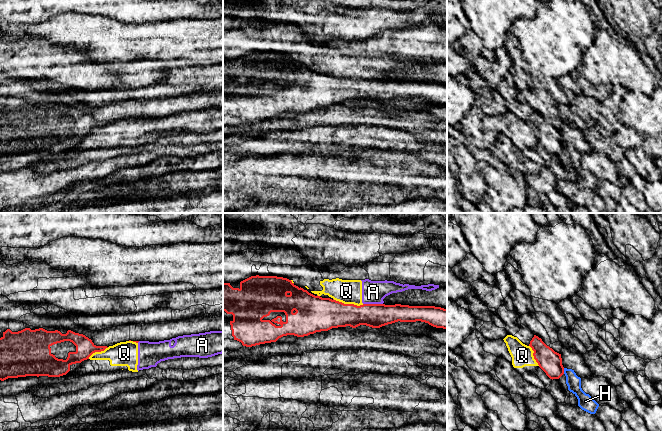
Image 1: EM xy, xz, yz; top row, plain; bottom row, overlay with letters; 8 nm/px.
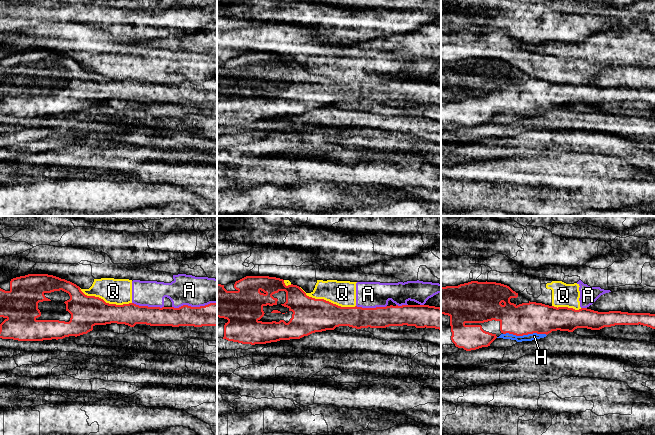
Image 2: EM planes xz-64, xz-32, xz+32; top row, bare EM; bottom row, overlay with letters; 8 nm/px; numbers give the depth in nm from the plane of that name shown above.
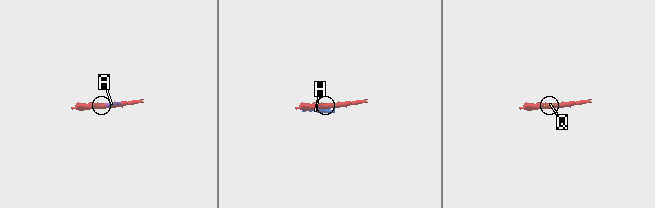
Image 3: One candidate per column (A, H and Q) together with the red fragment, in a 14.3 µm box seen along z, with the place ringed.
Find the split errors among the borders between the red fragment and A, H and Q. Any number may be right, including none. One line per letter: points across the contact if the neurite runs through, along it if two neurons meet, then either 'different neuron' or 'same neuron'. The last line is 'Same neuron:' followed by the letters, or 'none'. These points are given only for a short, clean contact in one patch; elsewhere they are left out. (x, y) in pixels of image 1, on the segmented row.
A: different neuron
H: different neuron
Q: along xz (333, 298), (344, 303), (363, 304) | different neuron
Same neuron: none

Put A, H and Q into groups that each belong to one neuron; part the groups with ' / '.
A Q / H

